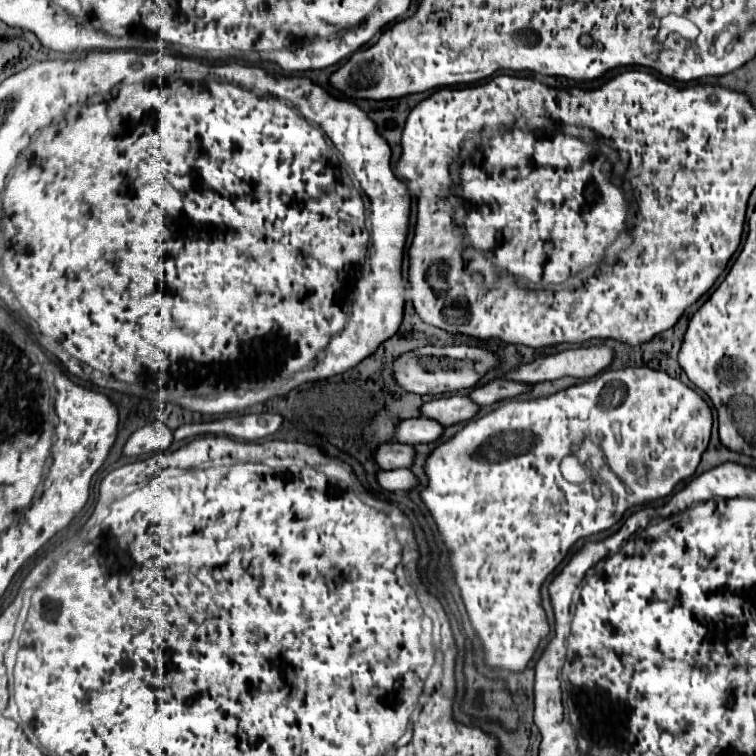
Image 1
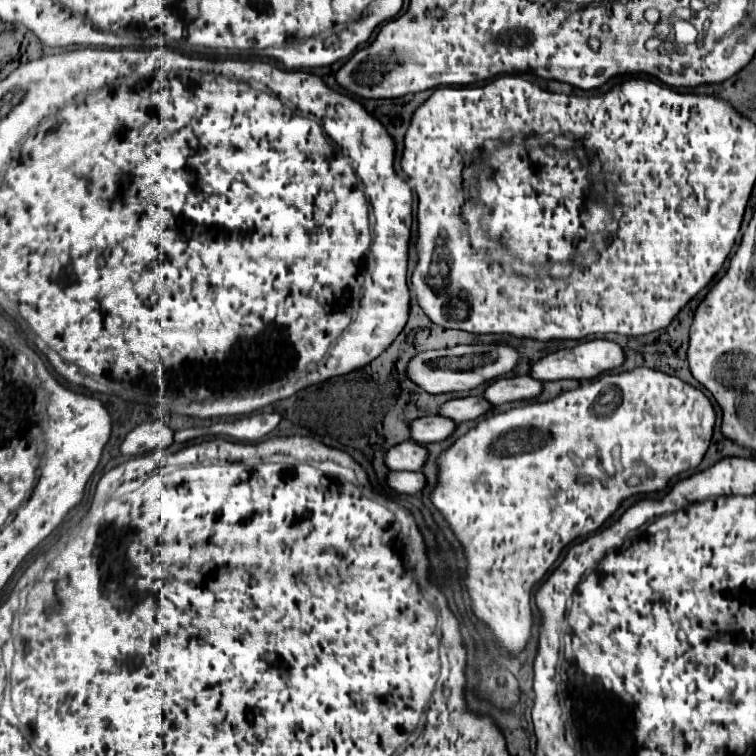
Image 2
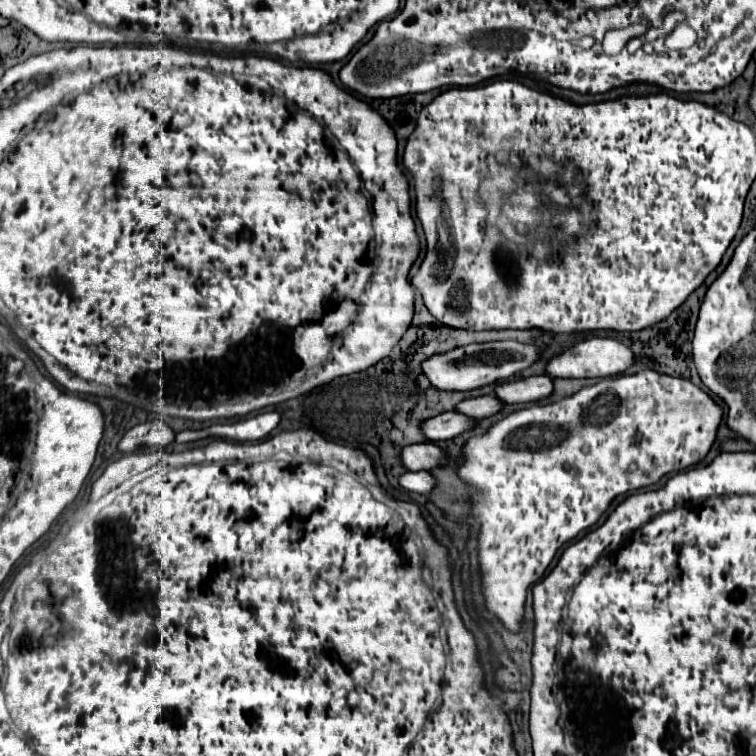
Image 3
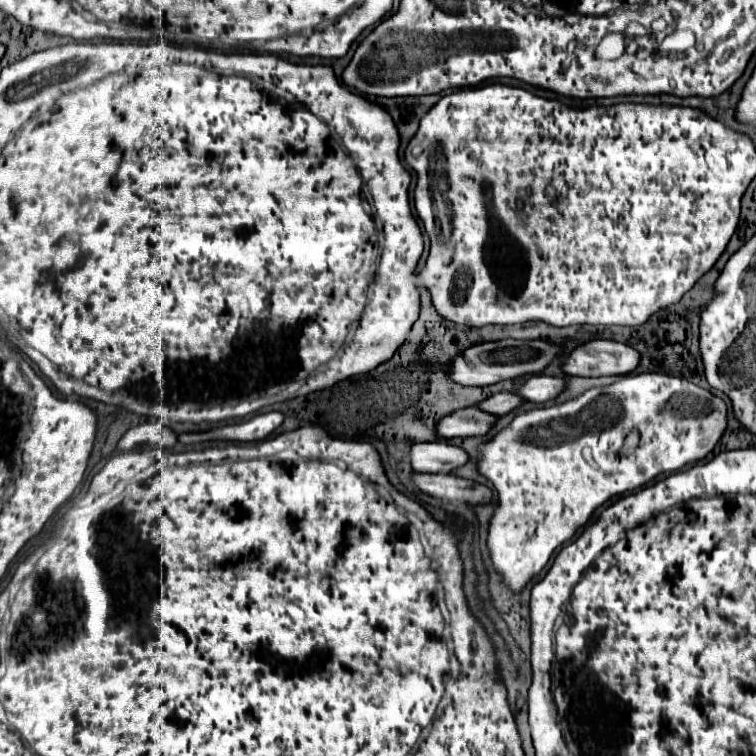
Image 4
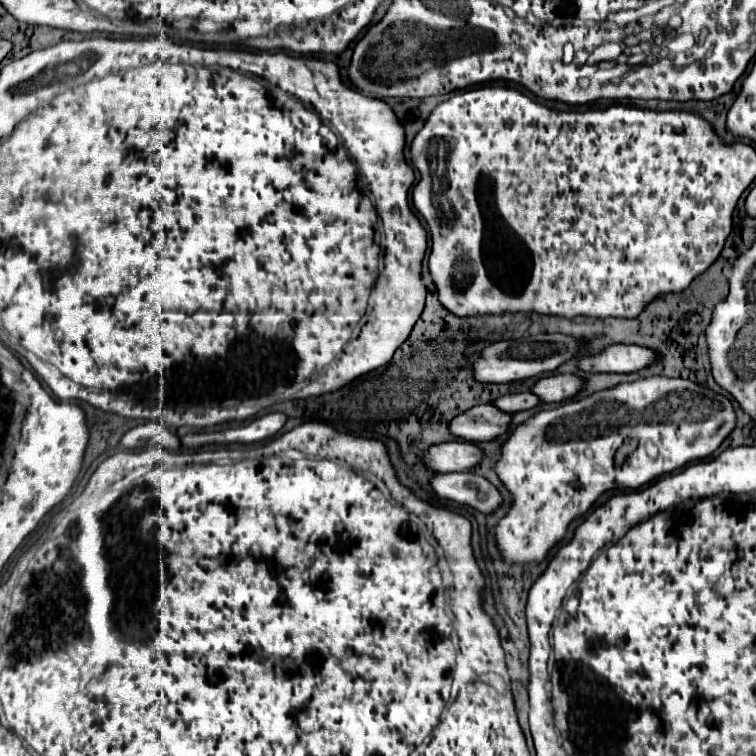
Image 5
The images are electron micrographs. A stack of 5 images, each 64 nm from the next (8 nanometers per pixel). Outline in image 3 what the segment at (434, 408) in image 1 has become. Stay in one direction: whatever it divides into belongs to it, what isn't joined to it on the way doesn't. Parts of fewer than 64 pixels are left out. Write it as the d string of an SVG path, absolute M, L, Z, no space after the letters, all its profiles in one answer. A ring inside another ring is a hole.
M478 396L478 398L466 398L454 406L454 412L464 414L468 418L486 418L496 414L502 408L502 402L498 402L494 396Z

